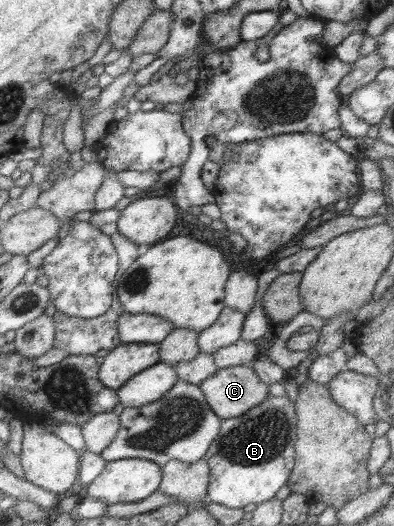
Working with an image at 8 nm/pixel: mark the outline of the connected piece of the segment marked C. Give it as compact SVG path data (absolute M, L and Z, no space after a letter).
M251 365L216 368L216 372L204 379L198 386L211 411L222 421L243 415L245 411L259 405L268 396L268 385L257 377Z

